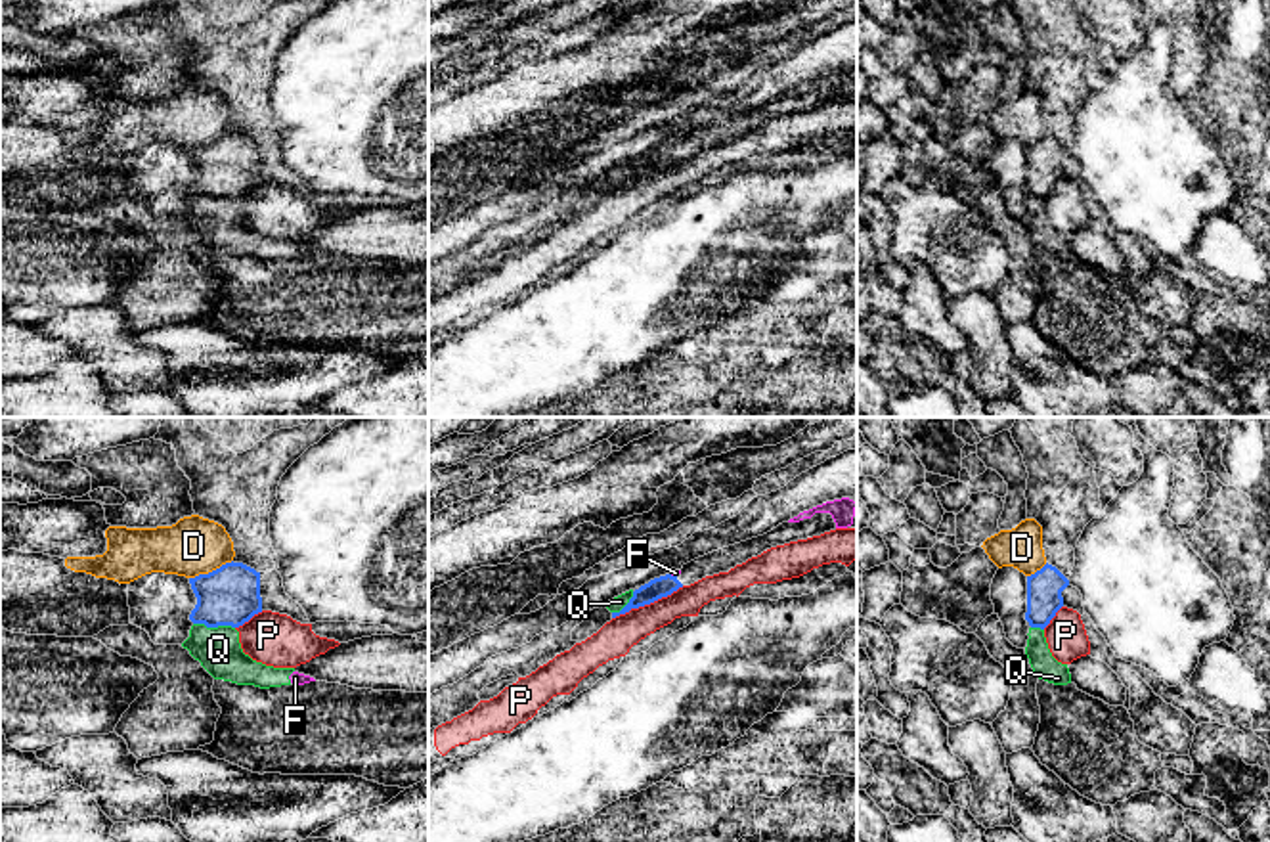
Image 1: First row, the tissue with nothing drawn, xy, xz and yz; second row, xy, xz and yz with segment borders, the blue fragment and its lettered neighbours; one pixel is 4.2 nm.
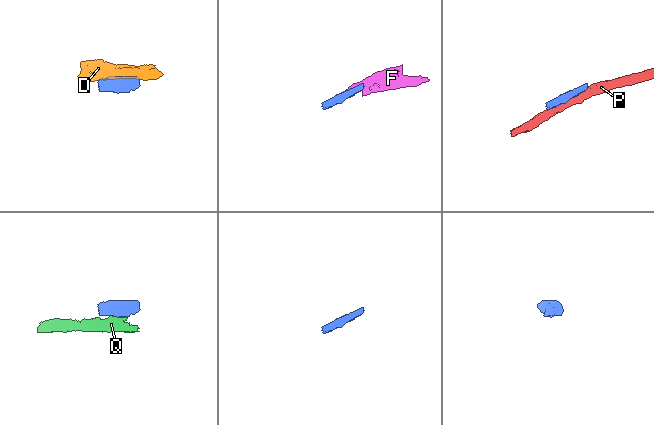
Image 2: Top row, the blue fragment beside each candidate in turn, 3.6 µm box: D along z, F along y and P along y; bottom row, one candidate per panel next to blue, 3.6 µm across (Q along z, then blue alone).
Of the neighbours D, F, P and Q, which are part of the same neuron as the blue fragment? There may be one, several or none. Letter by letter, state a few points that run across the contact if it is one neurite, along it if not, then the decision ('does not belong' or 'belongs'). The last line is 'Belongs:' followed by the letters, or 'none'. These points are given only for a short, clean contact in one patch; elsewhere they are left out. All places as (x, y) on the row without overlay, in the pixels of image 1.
D: does not belong
F: line xz (670, 144), (676, 148); does not belong
P: does not belong
Q: line xy (194, 194), (234, 199); does not belong
Belongs: none

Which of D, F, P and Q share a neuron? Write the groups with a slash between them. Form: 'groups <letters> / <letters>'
groups D / F Q / P

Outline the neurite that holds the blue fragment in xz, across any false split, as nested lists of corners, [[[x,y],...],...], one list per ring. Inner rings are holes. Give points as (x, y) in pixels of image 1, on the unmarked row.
[[[666,145],[666,147],[654,149],[648,155],[635,161],[629,174],[620,184],[612,184],[612,189],[625,186],[631,180],[639,180],[639,178],[650,176],[662,168],[668,168],[673,163],[677,163],[679,159],[683,159],[683,155],[677,151],[677,147]]]

